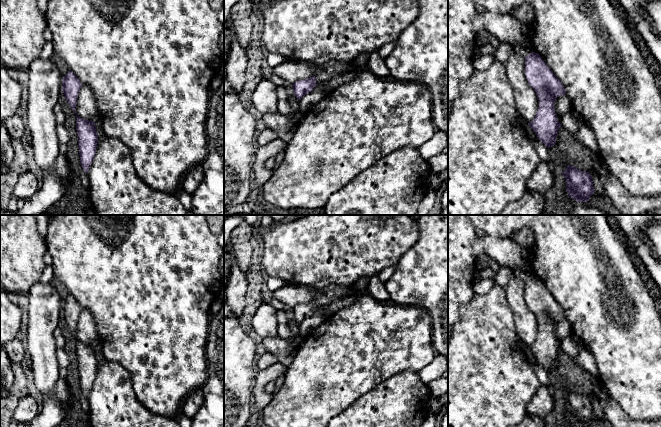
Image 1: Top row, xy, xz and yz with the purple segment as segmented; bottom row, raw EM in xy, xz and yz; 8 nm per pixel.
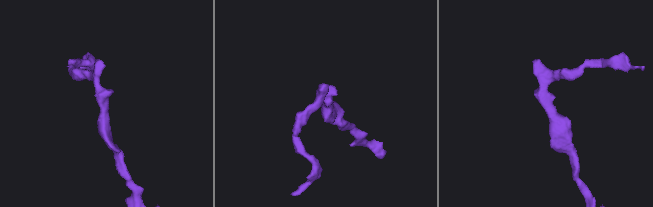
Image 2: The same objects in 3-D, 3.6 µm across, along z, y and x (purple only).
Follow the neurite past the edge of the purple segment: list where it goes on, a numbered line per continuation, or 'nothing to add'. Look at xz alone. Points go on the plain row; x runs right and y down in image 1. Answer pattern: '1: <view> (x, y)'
nothing to add

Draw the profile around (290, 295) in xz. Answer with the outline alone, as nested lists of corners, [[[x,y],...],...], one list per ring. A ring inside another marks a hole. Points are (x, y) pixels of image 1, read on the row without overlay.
[[[286,284],[273,293],[273,297],[281,301],[285,306],[308,303],[315,298],[316,291],[307,285]]]

